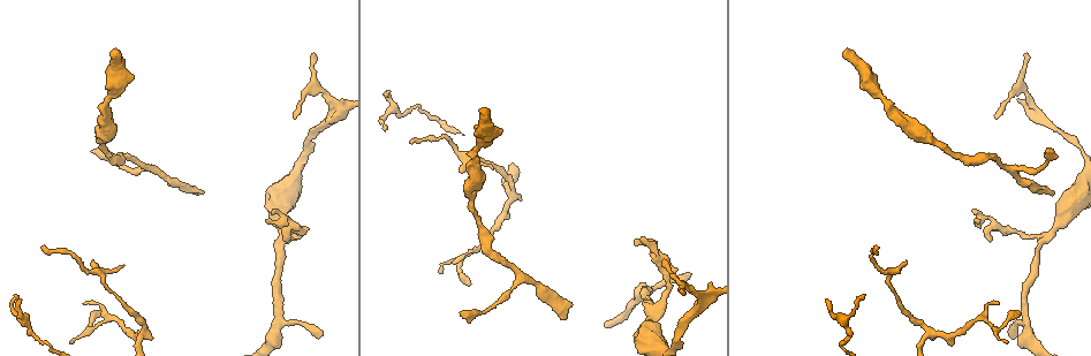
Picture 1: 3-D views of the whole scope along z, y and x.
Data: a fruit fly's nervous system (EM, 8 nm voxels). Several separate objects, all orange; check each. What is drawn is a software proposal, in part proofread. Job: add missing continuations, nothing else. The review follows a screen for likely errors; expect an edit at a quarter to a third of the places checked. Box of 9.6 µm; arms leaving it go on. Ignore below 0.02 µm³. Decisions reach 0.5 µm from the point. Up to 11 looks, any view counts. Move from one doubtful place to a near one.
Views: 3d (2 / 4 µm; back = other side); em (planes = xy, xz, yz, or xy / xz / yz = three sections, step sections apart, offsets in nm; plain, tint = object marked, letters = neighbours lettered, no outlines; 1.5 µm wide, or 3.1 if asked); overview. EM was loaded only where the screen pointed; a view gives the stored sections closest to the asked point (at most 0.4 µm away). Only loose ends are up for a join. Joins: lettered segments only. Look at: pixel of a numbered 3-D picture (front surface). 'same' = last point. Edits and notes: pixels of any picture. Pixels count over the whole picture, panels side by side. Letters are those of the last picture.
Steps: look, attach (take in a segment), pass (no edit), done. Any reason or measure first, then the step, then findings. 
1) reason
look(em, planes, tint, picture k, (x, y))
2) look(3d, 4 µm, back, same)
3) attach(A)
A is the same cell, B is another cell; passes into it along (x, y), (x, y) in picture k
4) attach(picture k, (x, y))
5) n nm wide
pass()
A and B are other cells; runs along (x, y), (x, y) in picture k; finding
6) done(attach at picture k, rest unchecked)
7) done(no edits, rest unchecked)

an open end
look(em, xz, step 4, letters, picture 1, (320, 334))

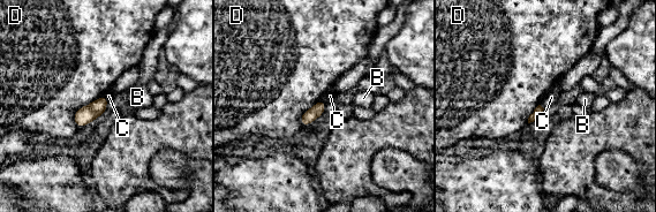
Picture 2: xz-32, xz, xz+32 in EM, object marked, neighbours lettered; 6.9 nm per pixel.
pass()
B, C and D are other cells; border along (106, 95), (78, 107), (74, 123) in picture 2; no lettered segment goes on from it

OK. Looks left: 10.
an open end
look(em, planes, letters, picture 1, (641, 237))

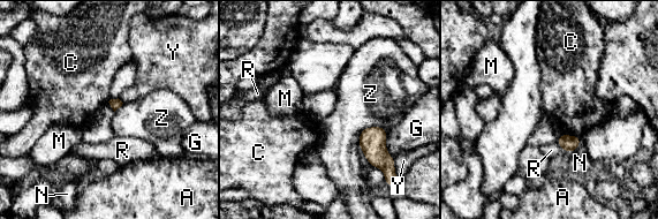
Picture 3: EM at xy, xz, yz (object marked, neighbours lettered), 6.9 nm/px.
Z touches over 240 nm
pass()
A, C, G, M, N, R, Y and Z are other cells; border along (560, 133), (576, 135), (581, 138) in picture 3; no lettered segment goes on from it

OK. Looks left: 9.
branch stops here
look(em, planes, tint, picture 1, (460, 314))

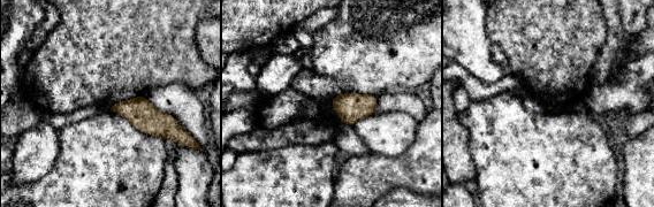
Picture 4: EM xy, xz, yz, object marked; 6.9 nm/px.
look(em, planes, letters, same)

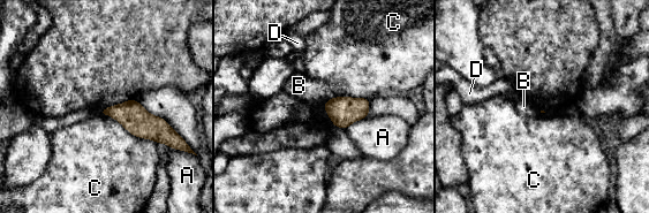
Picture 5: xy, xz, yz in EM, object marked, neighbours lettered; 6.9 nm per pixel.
pass()
A, B, C and D are other cells; border along (103, 112), (133, 135), (157, 144) in picture 5; none of them fits

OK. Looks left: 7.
branch stops here
look(3d, 2 µm, picture 1, (998, 303))

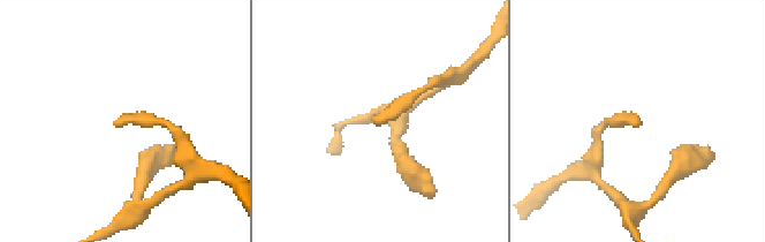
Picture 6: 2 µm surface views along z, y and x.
look(em, planes, letters, picture 6, (118, 124))

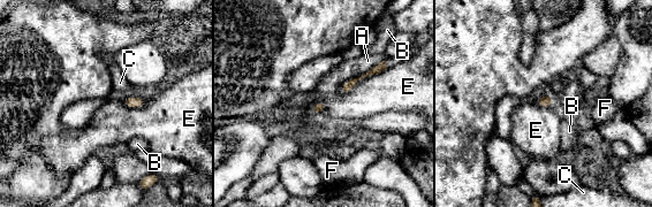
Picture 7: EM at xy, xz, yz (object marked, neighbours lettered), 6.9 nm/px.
pass()
A, B, C, E and F are other cells; border along (386, 67), (347, 79), (339, 91) in picture 7; none of them fits

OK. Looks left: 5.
an open end
look(em, yz, step 4, letters, picture 1, (412, 142))

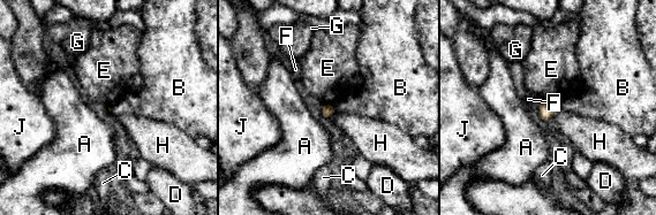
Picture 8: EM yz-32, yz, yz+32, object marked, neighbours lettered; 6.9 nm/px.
cut it another way
look(em, planes, letters, same)

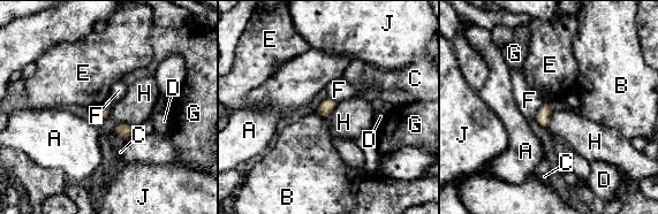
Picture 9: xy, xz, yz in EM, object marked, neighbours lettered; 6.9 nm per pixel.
pass()
A, B, C, D, E, F, G, H and J are other cells; border along (135, 128), (119, 123), (113, 132) in picture 9; no lettered segment goes on from it

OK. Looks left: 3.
done(no edits, rest unchecked)

